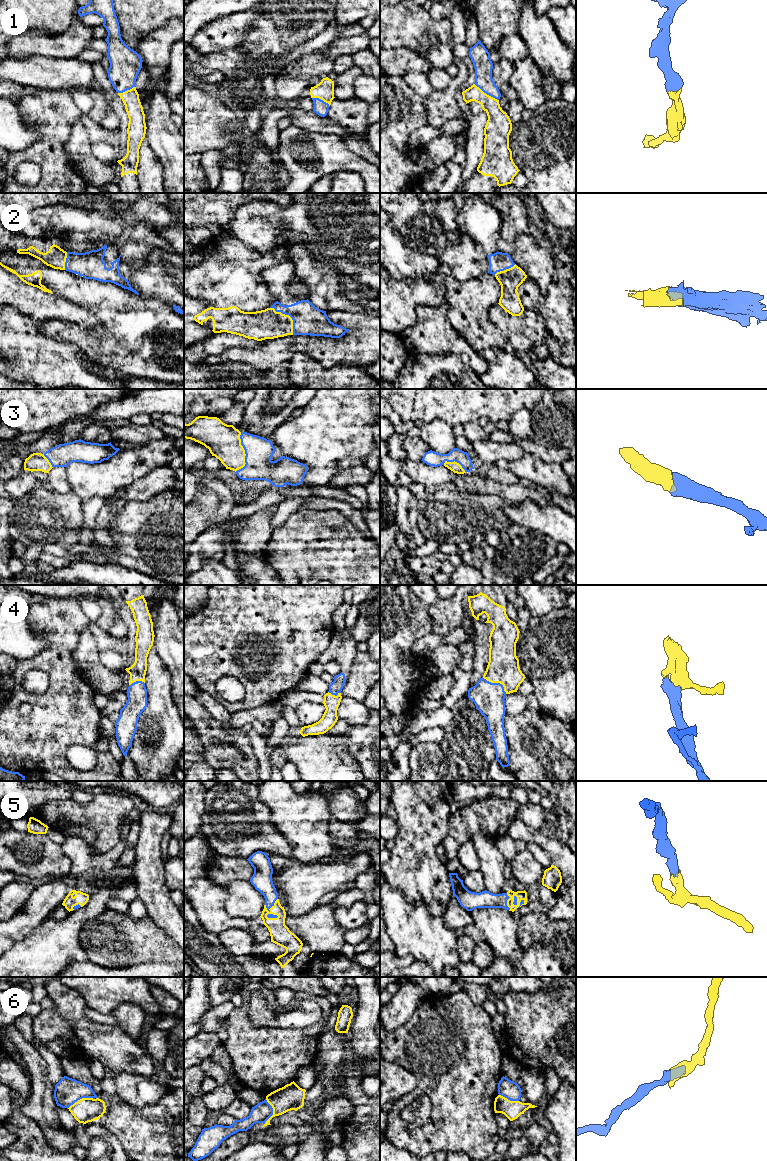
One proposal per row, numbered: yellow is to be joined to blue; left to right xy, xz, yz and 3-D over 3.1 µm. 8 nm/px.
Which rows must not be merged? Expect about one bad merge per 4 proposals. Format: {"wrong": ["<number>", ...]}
{"wrong": ["6"]}

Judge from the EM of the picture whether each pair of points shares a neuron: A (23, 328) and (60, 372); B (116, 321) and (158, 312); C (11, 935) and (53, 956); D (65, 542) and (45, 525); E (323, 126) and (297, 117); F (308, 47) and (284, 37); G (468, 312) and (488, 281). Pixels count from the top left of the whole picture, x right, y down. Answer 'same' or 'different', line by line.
A: same
B: same
C: different
D: different
E: same
F: different
G: same

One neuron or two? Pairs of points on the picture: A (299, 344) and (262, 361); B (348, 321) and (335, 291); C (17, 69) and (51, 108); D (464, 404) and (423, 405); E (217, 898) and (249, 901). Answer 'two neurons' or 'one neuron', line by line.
A: one neuron
B: two neurons
C: two neurons
D: one neuron
E: two neurons

